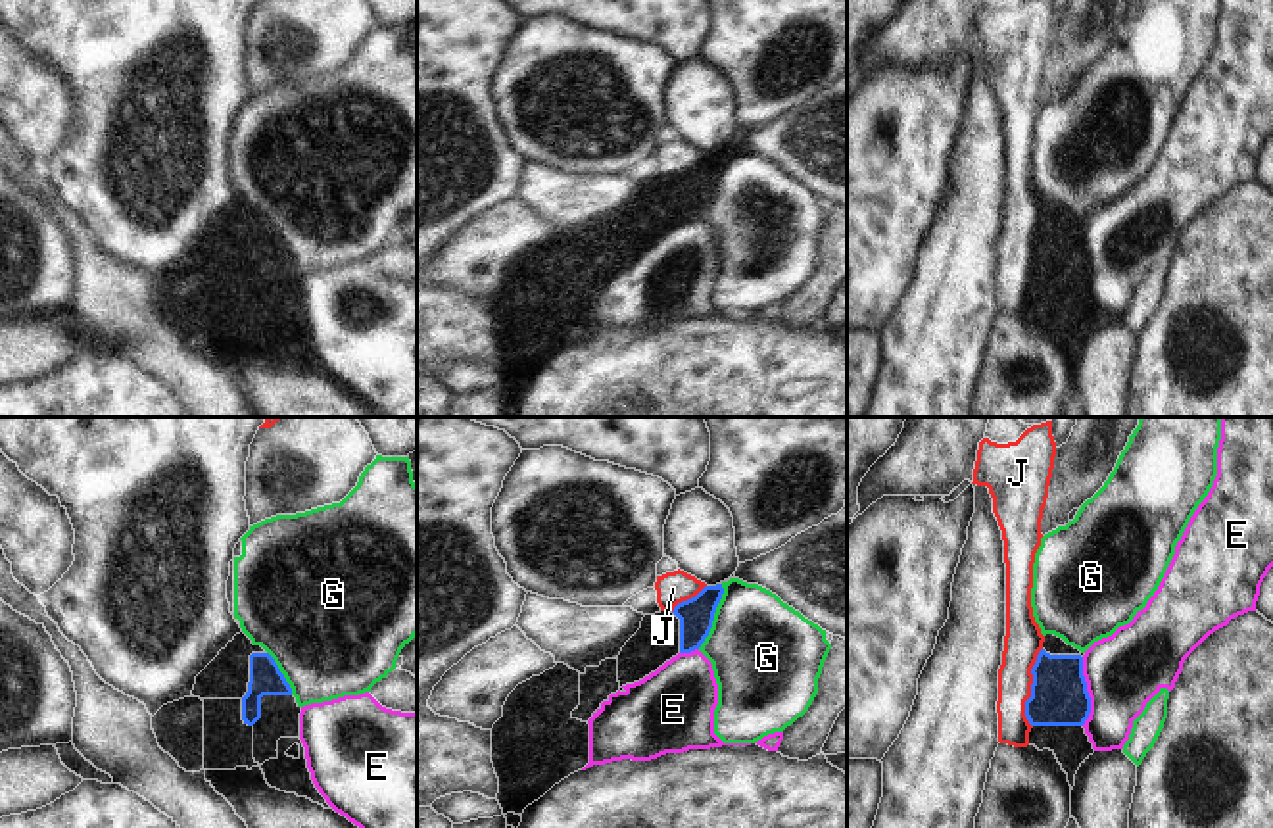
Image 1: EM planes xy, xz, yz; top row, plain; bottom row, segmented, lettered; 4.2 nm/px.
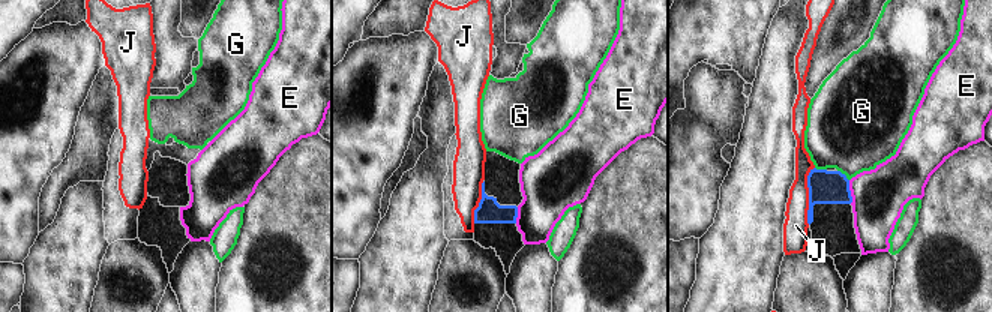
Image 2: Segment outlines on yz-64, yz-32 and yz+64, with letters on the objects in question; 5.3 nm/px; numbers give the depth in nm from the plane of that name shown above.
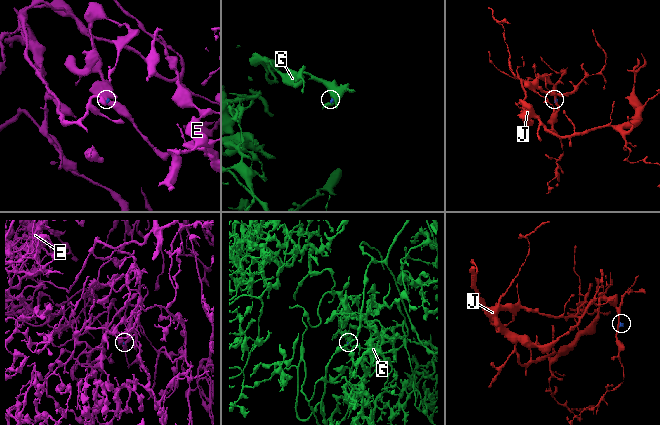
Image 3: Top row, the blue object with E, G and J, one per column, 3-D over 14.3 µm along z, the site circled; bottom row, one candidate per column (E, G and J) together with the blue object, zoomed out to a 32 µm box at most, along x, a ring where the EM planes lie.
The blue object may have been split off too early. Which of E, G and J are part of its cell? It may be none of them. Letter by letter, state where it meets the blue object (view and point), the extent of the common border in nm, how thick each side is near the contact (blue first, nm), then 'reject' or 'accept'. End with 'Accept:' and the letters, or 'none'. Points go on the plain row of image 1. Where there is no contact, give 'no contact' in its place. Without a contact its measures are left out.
E: meets blue in yz at (1087, 262); contact 280 nm long; 240 nm thick on the blue side, 320 nm on the other; reject
G: meets blue in xz at (713, 187); contact 300 nm long; 150 nm thick on the blue side, 440 nm on the other; accept
J: meets blue in yz at (1032, 258); contact 340 nm long; 240 nm thick on the blue side, 160 nm on the other; reject
Accept: G

